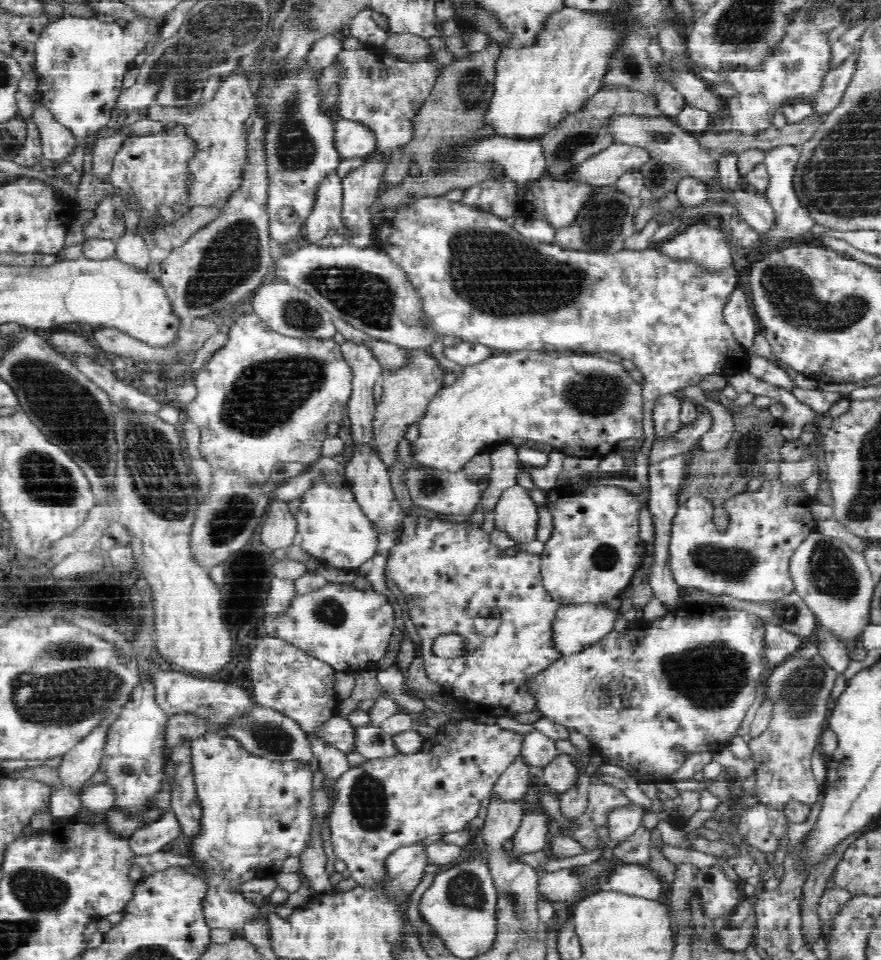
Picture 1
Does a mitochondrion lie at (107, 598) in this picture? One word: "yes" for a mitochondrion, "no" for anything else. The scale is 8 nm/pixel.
yes

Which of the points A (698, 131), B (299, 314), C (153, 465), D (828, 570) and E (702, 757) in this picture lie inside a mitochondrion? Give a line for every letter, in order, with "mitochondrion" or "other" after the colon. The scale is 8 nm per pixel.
A: other
B: mitochondrion
C: mitochondrion
D: mitochondrion
E: other

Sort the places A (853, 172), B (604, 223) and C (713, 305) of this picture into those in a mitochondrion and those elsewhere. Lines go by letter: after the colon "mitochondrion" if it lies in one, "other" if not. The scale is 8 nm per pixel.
A: mitochondrion
B: mitochondrion
C: other

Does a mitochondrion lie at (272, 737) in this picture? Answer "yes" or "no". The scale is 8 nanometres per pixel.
yes

